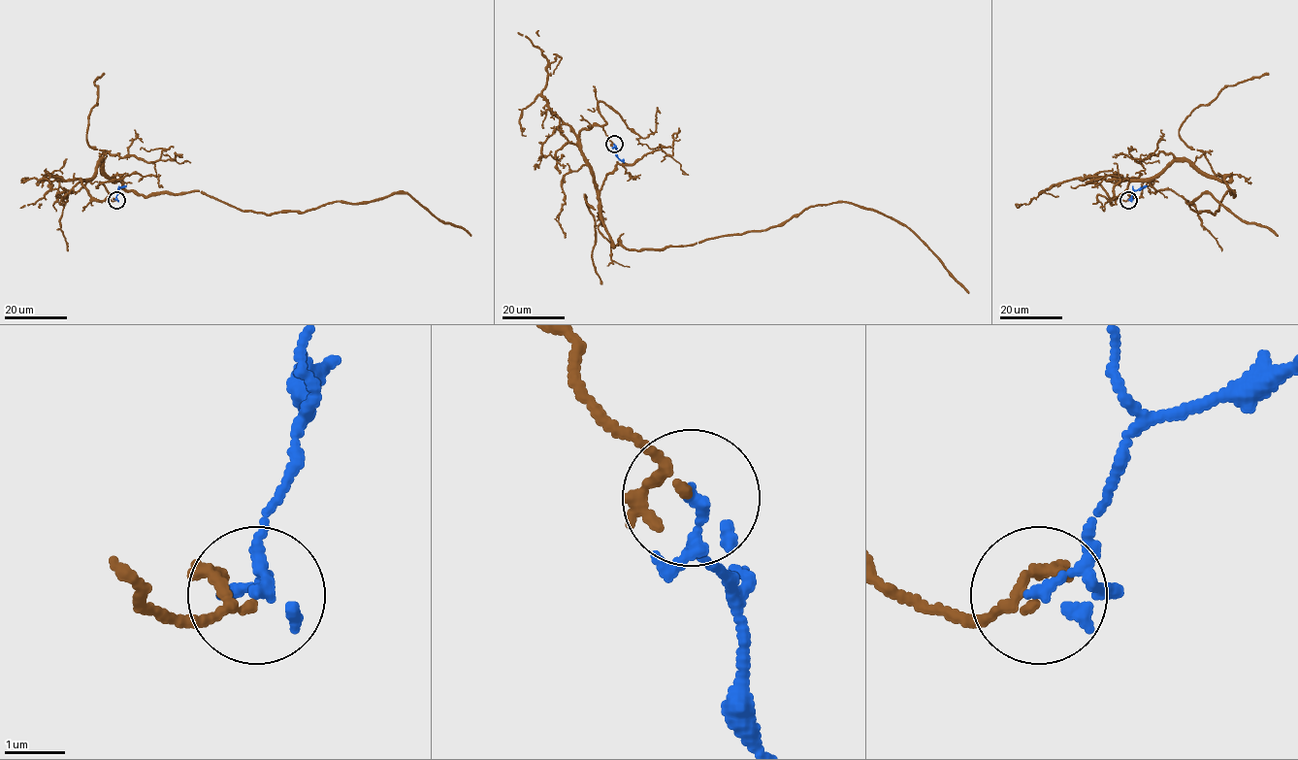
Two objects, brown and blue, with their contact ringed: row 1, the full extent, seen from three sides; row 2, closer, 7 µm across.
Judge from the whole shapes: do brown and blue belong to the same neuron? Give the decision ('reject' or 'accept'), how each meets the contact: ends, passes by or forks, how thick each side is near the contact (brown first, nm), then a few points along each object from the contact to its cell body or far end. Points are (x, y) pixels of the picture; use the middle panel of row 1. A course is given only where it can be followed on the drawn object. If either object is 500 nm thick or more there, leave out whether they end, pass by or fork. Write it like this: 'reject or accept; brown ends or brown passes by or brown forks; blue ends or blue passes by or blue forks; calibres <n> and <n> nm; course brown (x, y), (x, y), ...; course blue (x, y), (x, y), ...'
accept; brown passes by; blue passes by; calibres 120 and 150 nm; course brown (614, 144), (601, 126), (579, 132), (612, 246), (683, 247), (847, 202), (907, 226), (968, 293); course blue (614, 144), (616, 155), (623, 162)

